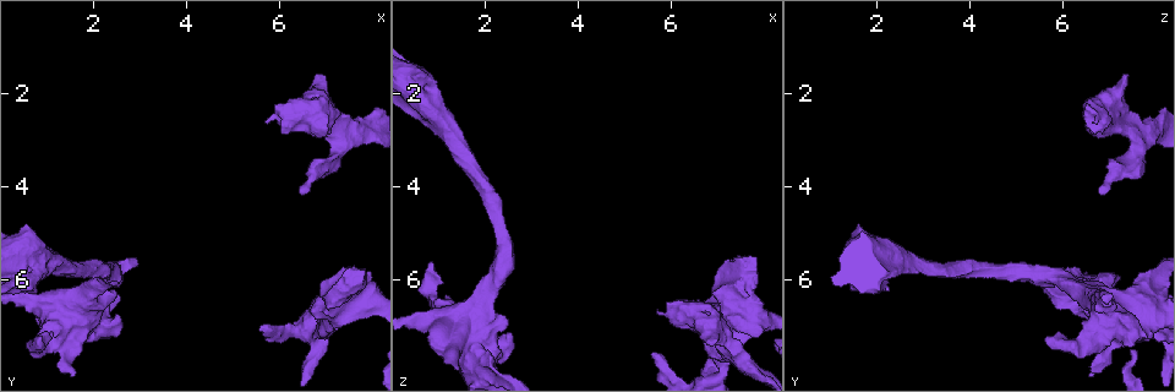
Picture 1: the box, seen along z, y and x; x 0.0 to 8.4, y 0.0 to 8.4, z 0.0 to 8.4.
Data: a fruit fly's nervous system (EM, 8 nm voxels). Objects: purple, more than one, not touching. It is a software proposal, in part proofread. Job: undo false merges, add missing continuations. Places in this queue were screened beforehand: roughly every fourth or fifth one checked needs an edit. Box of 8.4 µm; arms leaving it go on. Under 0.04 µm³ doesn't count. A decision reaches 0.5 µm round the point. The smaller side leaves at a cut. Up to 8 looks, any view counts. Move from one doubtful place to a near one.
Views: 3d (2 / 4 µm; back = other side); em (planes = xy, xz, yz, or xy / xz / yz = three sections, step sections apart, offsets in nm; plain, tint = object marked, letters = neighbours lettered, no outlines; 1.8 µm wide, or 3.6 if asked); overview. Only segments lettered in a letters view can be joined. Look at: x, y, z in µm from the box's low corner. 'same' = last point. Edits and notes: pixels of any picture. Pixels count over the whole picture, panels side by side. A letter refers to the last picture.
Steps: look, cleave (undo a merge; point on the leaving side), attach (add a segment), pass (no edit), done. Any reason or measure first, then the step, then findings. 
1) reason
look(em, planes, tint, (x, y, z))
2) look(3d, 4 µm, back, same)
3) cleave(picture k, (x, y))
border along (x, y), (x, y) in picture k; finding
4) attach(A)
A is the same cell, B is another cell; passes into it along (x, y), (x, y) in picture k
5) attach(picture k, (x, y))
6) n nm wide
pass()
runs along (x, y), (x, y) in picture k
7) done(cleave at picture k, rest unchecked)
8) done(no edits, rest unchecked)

stops while still wide
look(3d, 4 µm, back, (6.50, 2.10, 6.55))

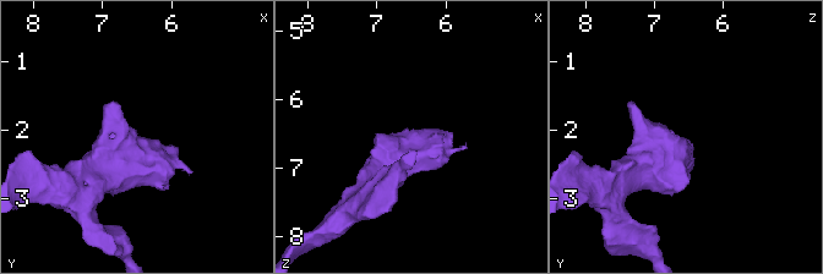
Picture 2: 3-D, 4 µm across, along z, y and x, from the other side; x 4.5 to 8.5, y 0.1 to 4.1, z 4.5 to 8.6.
shape alone is not enough
look(em, 3.6 µm, planes, letters, (6.50, 2.15, 6.45))

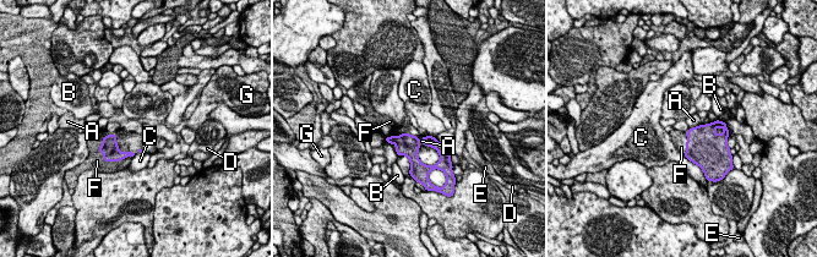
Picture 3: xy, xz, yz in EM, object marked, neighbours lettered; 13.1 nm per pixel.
F touches over 420 nm
attach(F)
F is the same cell, A, B, C, D, E and G are other cells; the neuron continues

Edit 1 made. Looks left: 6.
see it whole again
look(overview)

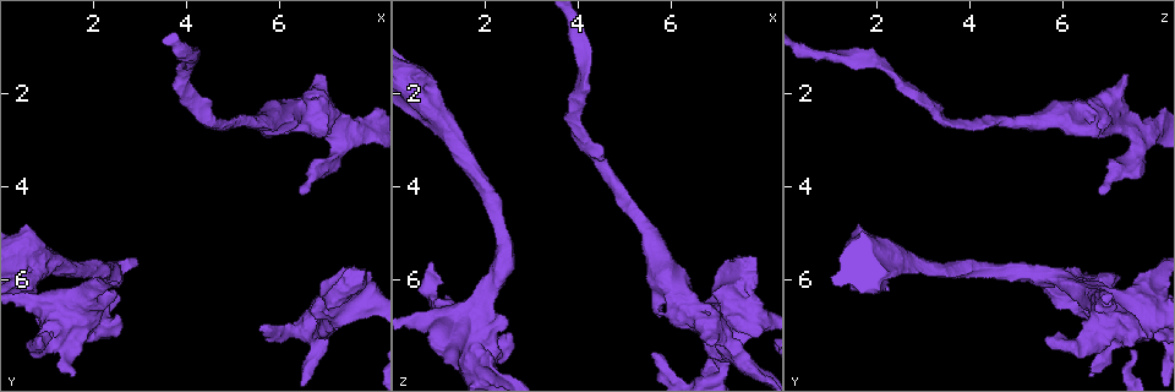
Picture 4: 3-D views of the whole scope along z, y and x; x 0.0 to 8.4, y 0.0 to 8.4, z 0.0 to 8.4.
branch stops here
look(3d, 4 µm, (6.45, 4.10, 6.70))

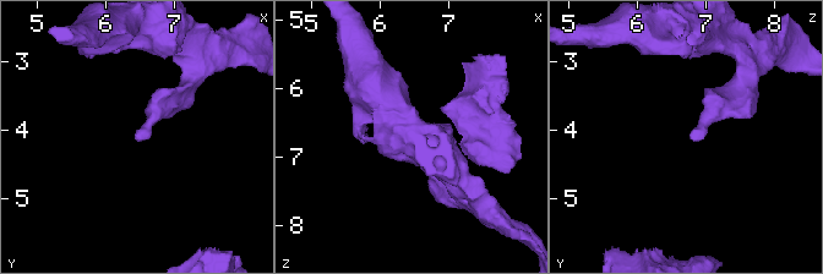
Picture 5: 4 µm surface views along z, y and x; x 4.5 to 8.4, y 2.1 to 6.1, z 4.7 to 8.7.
look(em, xz, step 8, letters, (6.45, 4.10, 6.70))

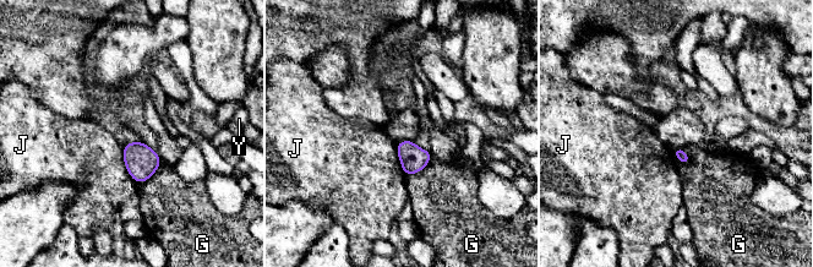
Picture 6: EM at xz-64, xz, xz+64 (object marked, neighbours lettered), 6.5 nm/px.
look(em, planes, letters, same)

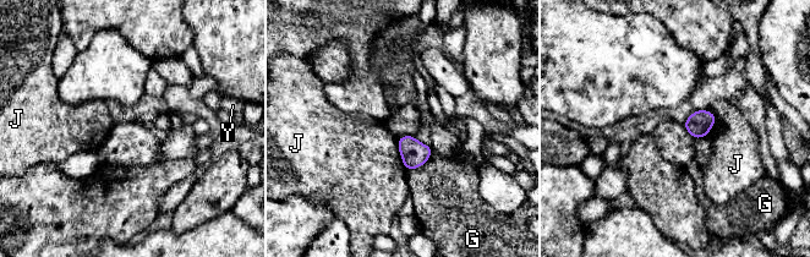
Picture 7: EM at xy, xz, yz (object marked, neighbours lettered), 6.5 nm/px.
pass()
G, J and Y are other cells; border along (397, 138), (399, 154), (406, 170) in picture 7; none of them fits

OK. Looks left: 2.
stops while still wide
look(em, planes, plain, (7.65, 5.85, 5.55))

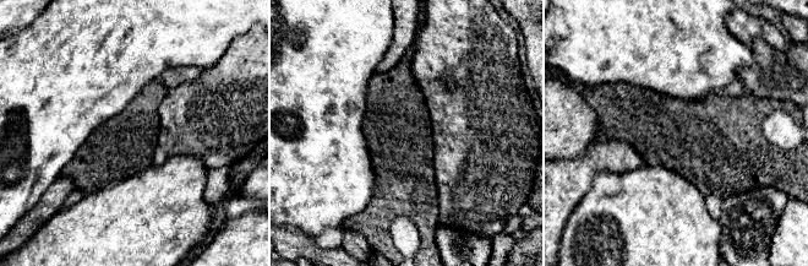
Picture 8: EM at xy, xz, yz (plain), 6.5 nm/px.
look(em, planes, letters, same)

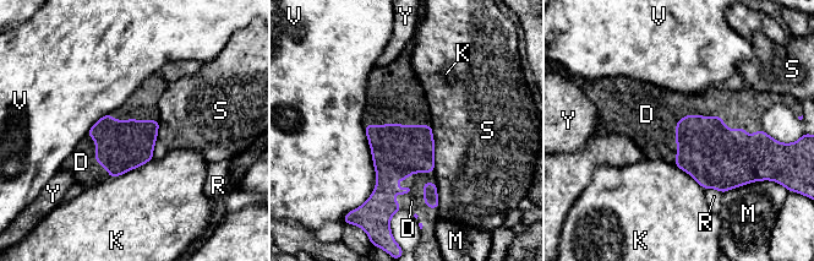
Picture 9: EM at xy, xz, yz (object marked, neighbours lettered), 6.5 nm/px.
attach(D)
D is the same cell, K, M, R, S, V and Y are other cells; it goes on there

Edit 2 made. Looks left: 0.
done(attach at picture 3, attach at picture 9, rest unchecked)

